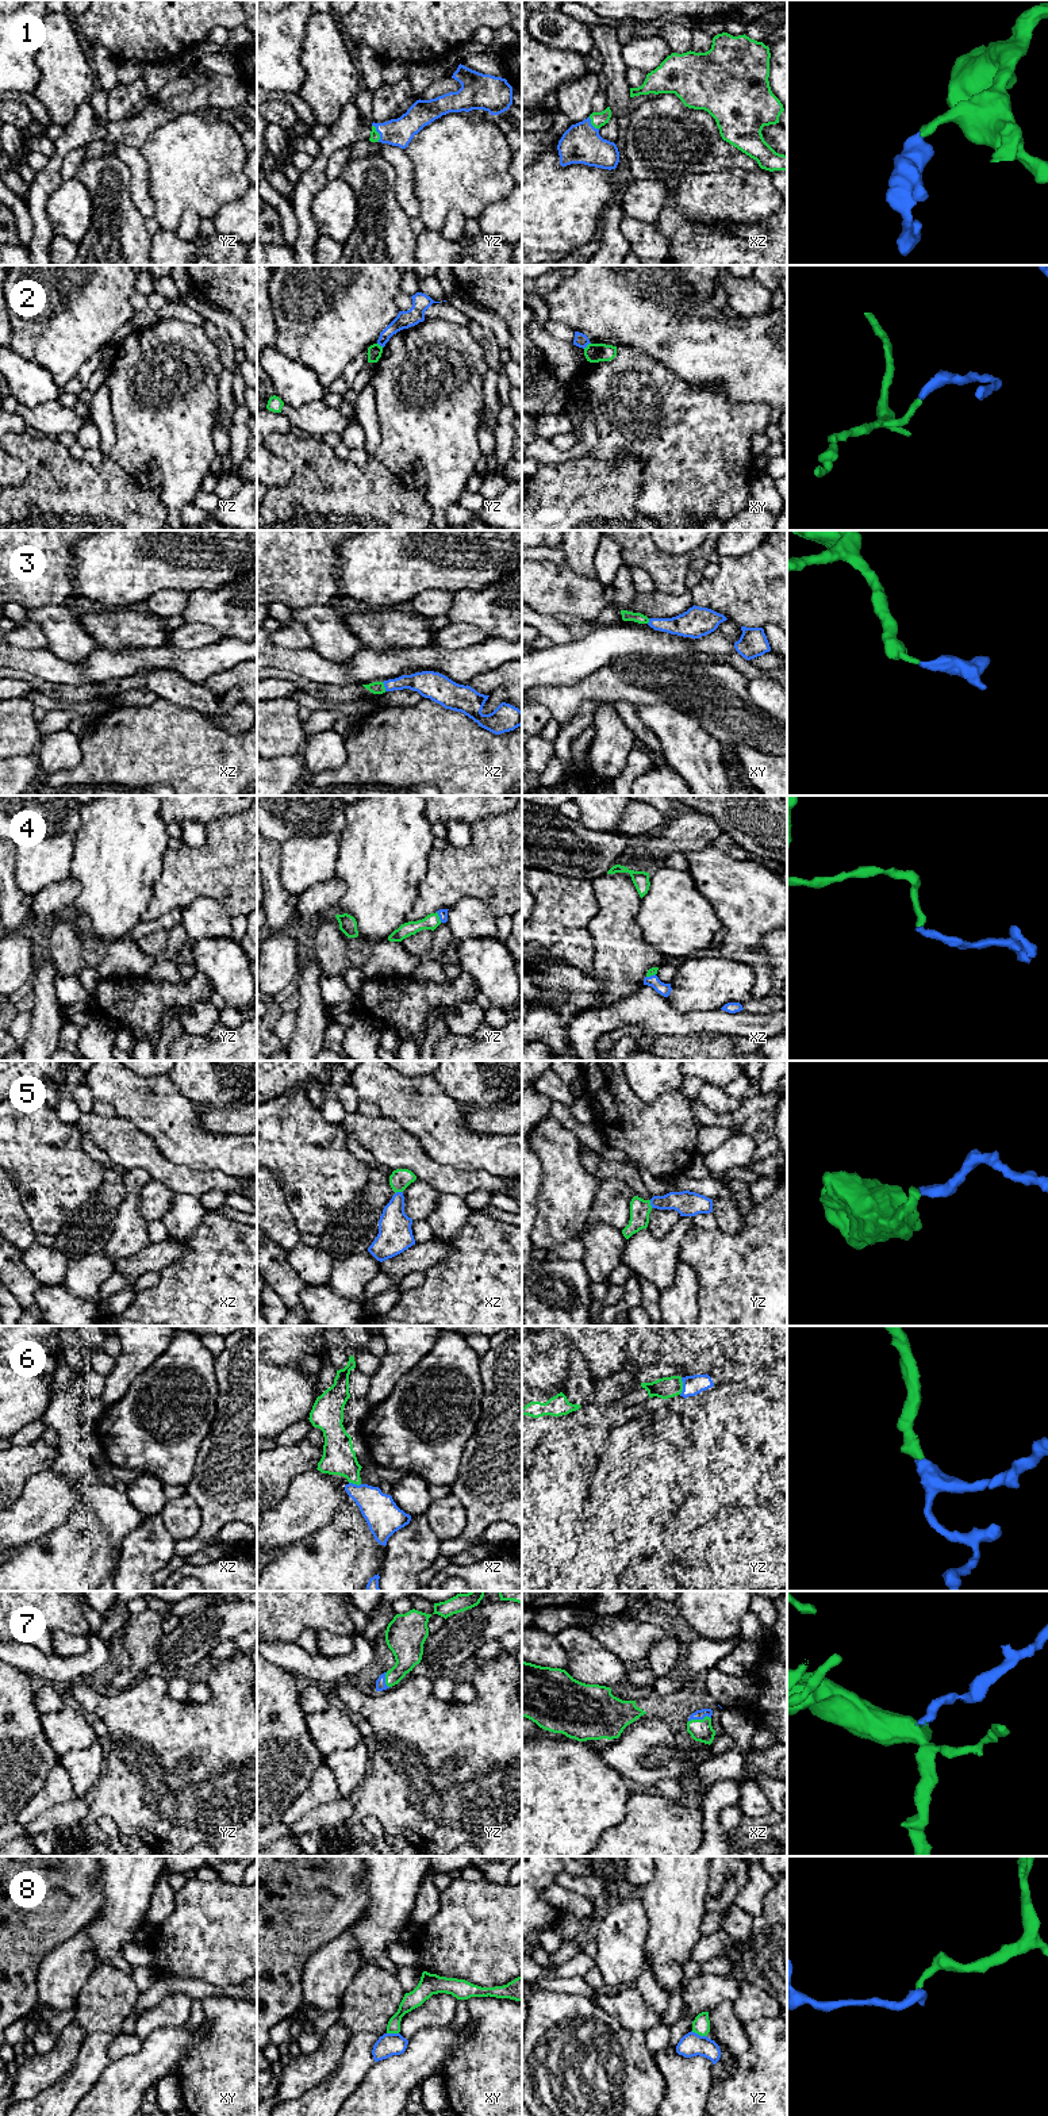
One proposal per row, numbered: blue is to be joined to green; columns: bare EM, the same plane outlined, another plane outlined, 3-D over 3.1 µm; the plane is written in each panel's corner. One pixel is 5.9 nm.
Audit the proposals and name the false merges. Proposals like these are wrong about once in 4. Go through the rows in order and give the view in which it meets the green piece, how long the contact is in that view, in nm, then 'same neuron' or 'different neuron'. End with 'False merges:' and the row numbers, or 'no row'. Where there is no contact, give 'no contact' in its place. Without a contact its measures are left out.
1: meets green in yz; contact 110 nm long; same neuron
2: meets green in xy; contact 60 nm long; different neuron
3: meets green in xz; contact 60 nm long; same neuron
4: meets green in yz; contact 70 nm long; same neuron
5: meets green in xz; contact 50 nm long; same neuron
6: meets green in yz; contact 110 nm long; same neuron
7: meets green in xz; contact 140 nm long; same neuron
8: meets green in yz; contact 100 nm long; different neuron
False merges: 2, 8

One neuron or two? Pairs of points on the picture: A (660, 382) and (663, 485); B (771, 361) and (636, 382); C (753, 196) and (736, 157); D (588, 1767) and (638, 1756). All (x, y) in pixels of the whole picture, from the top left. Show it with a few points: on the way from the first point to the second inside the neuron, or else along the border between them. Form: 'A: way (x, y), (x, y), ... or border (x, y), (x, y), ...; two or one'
A: way (661, 407), (663, 459); one
B: border (651, 356), (682, 379), (706, 387); two
C: border (760, 168), (711, 169), (709, 172); two
D: border (595, 1750), (598, 1756), (624, 1778); two

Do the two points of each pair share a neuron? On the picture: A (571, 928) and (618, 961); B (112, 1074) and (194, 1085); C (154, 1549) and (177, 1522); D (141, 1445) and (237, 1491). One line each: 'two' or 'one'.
A: two
B: two
C: two
D: two

